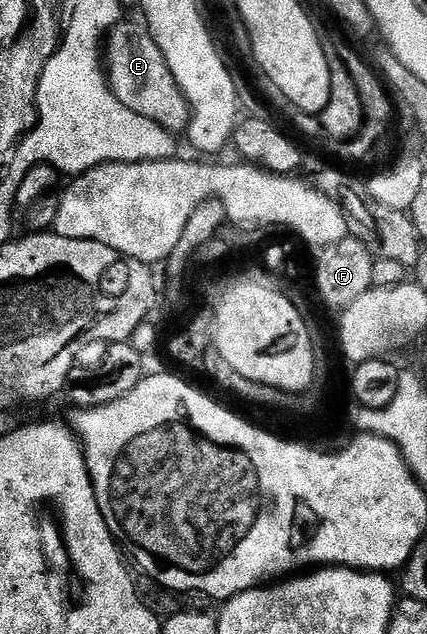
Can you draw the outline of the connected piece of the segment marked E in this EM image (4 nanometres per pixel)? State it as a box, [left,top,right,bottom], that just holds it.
[103,19,189,135]

